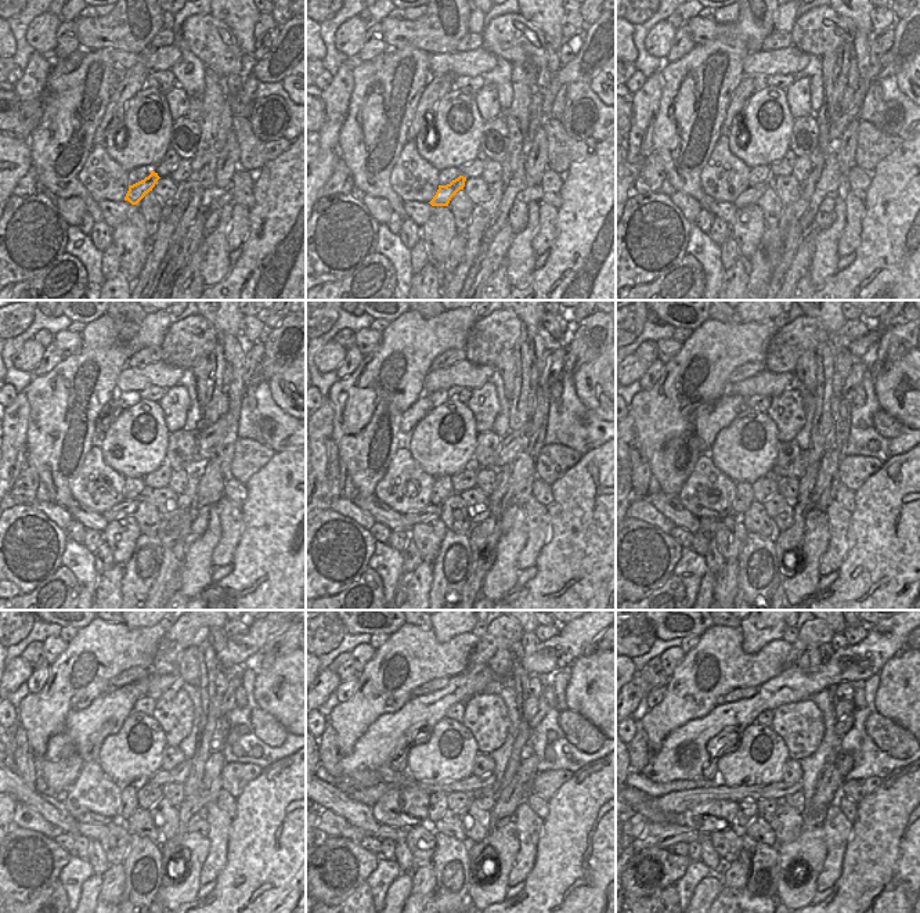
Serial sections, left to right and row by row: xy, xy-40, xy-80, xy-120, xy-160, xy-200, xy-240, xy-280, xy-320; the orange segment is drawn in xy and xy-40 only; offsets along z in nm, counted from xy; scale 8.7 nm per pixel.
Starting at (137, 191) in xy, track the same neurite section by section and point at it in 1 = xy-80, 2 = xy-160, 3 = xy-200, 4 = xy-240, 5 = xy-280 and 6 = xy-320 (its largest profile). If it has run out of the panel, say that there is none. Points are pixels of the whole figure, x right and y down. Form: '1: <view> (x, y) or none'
1: xy-80 (750, 195)
2: xy-160 (430, 512)
3: xy-200 (710, 523)
4: xy-240 (93, 832)
5: xy-280 (334, 825)
6: xy-320 (645, 834)

